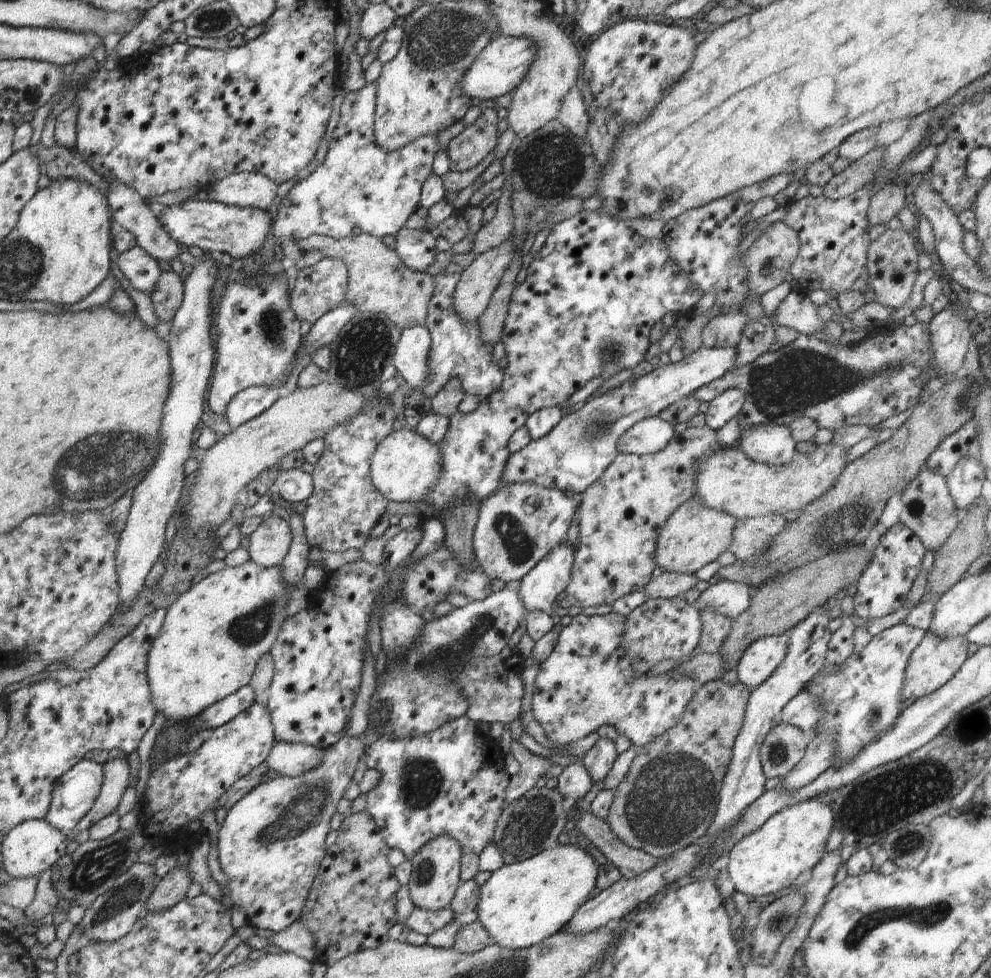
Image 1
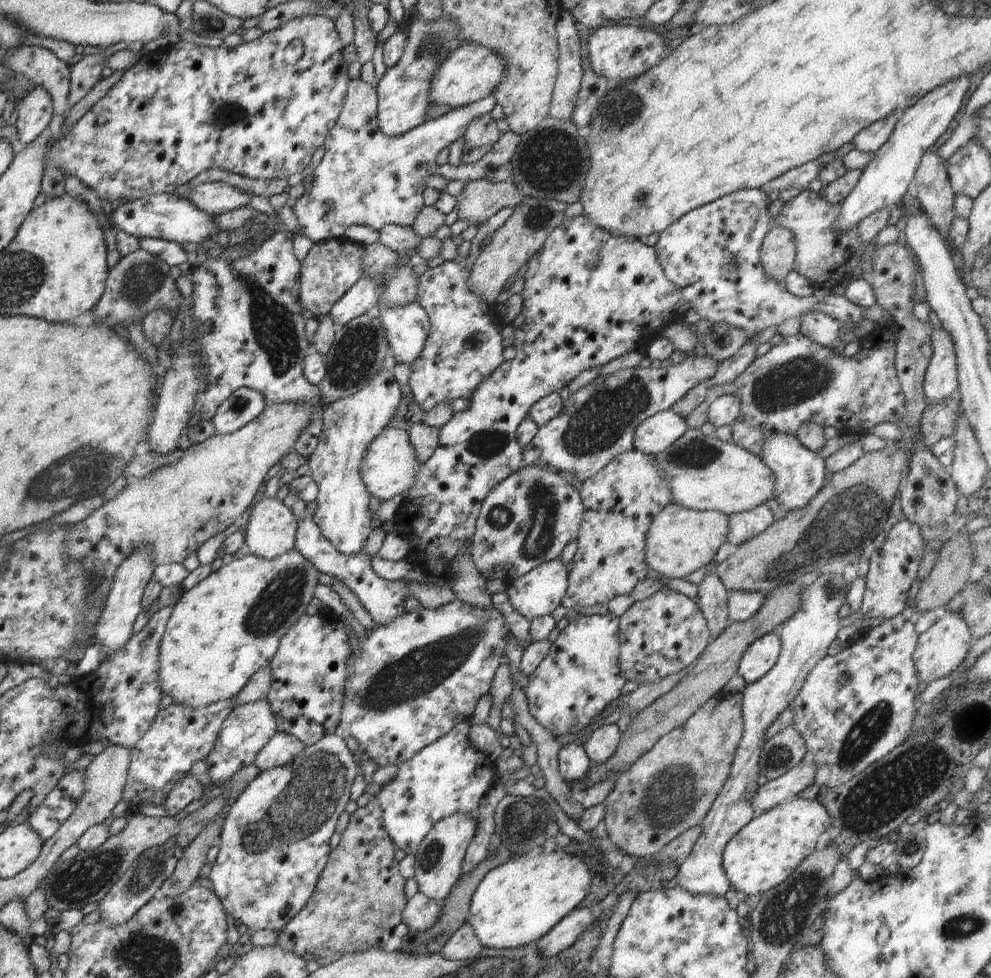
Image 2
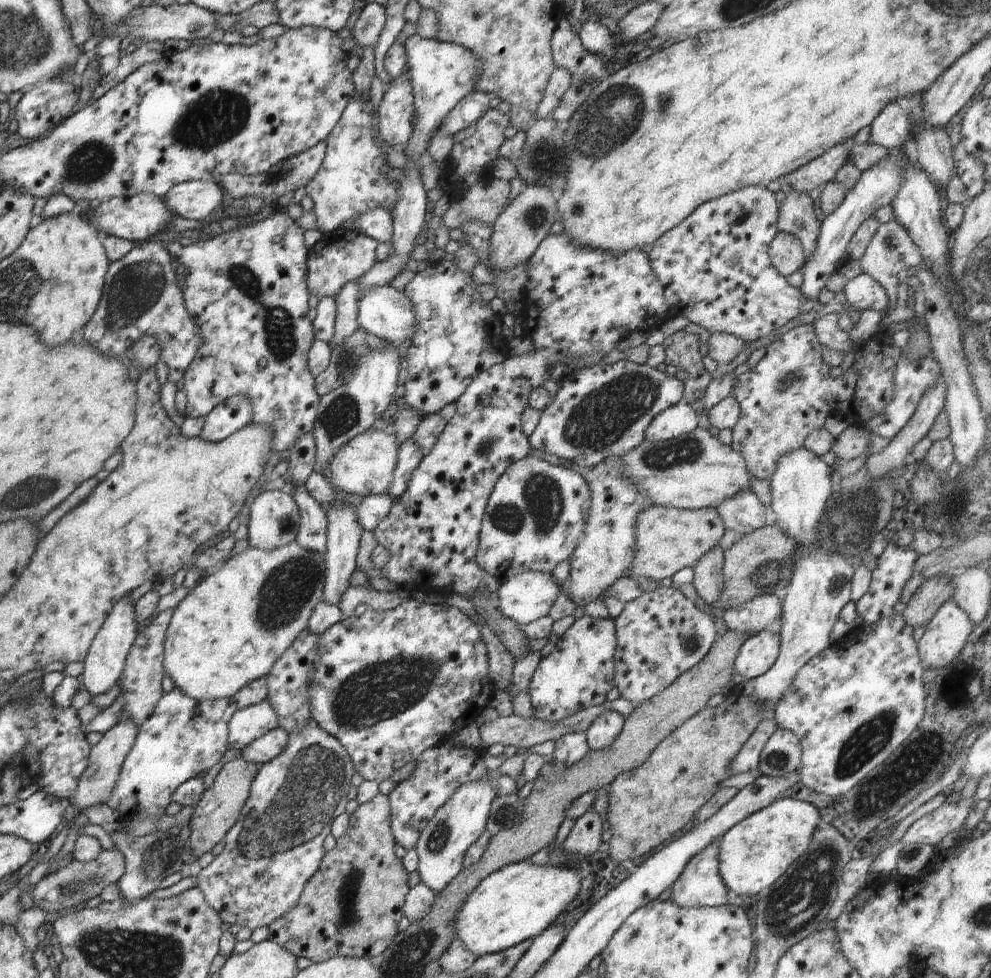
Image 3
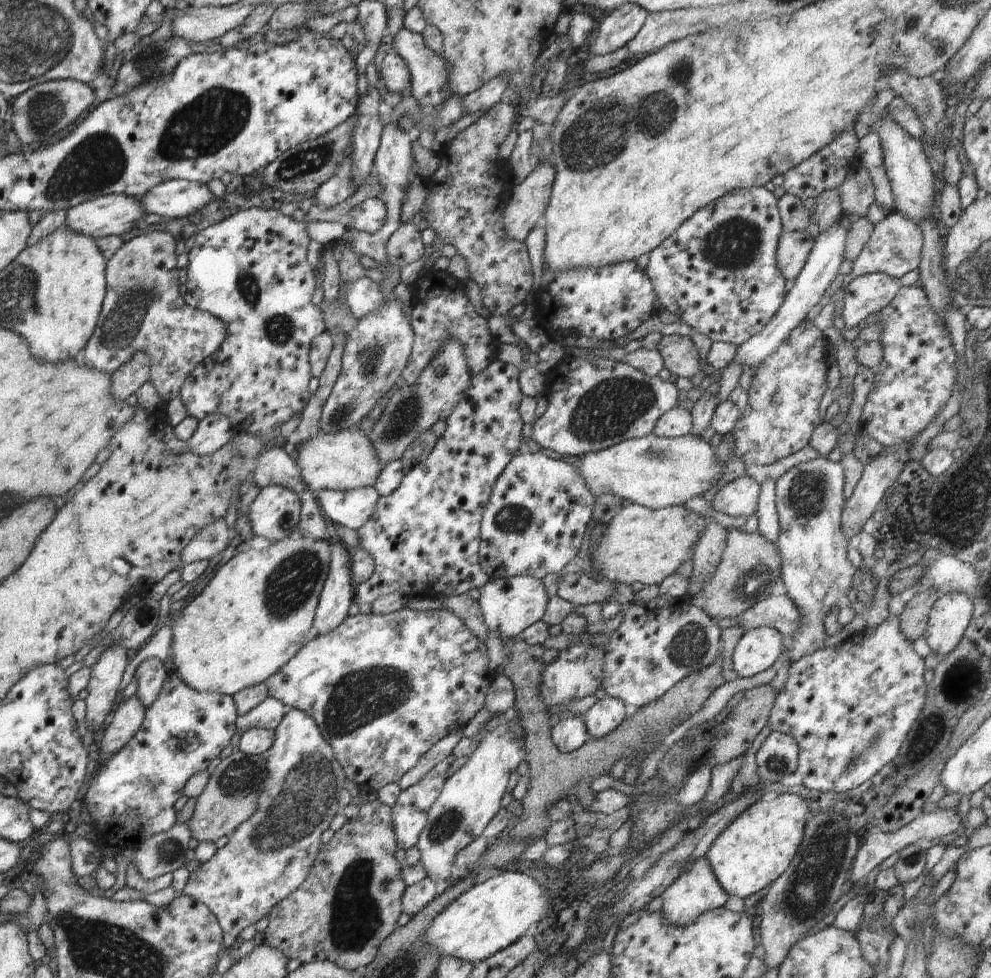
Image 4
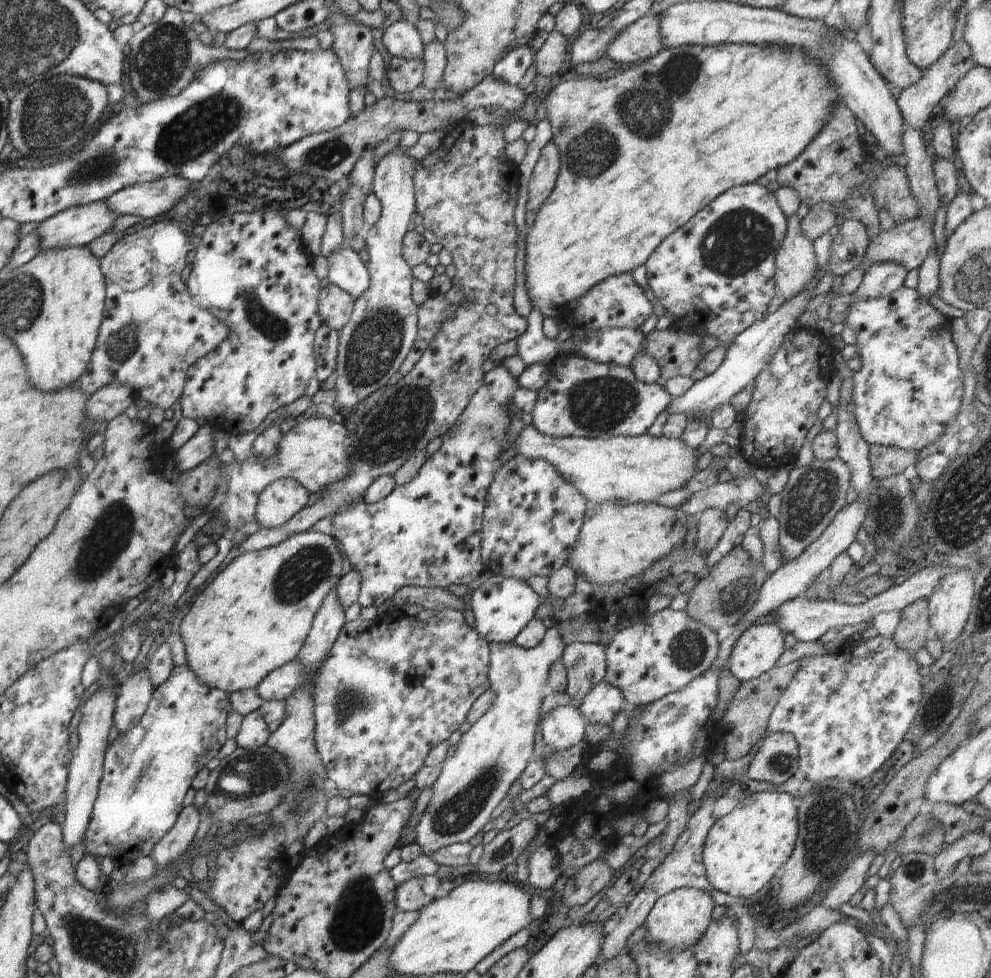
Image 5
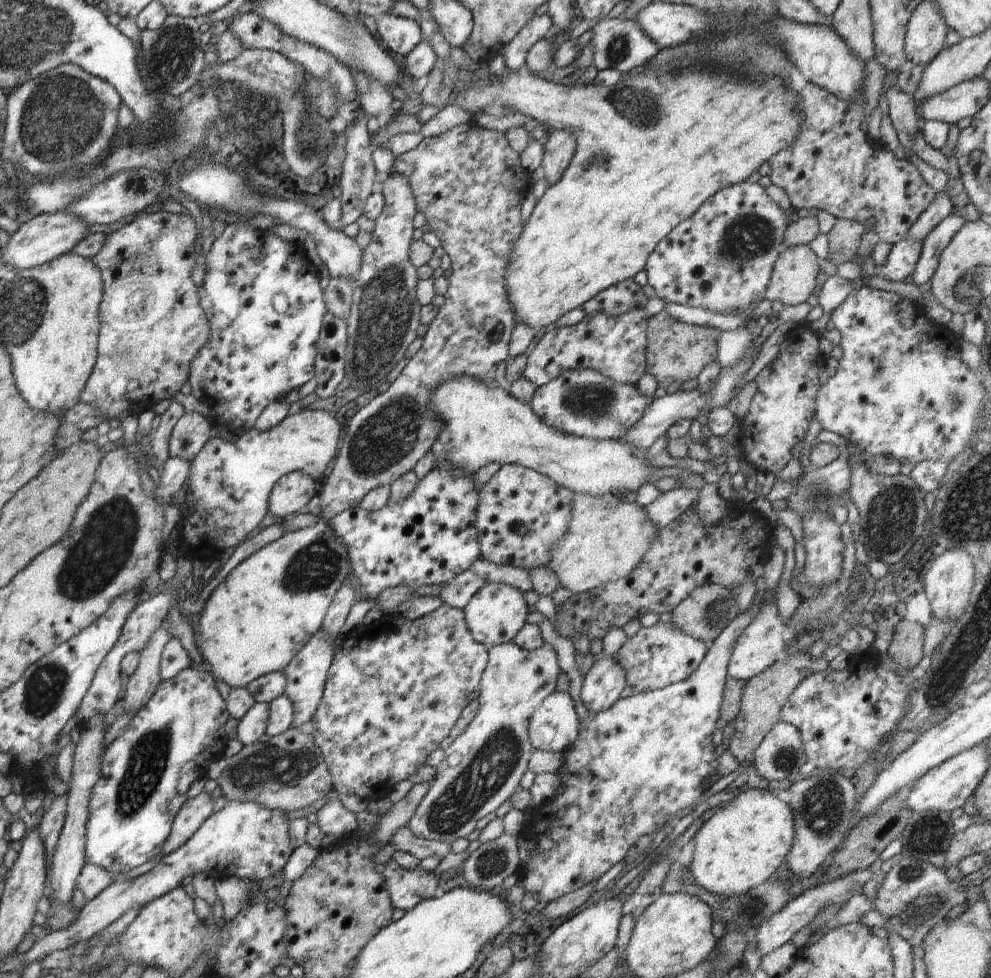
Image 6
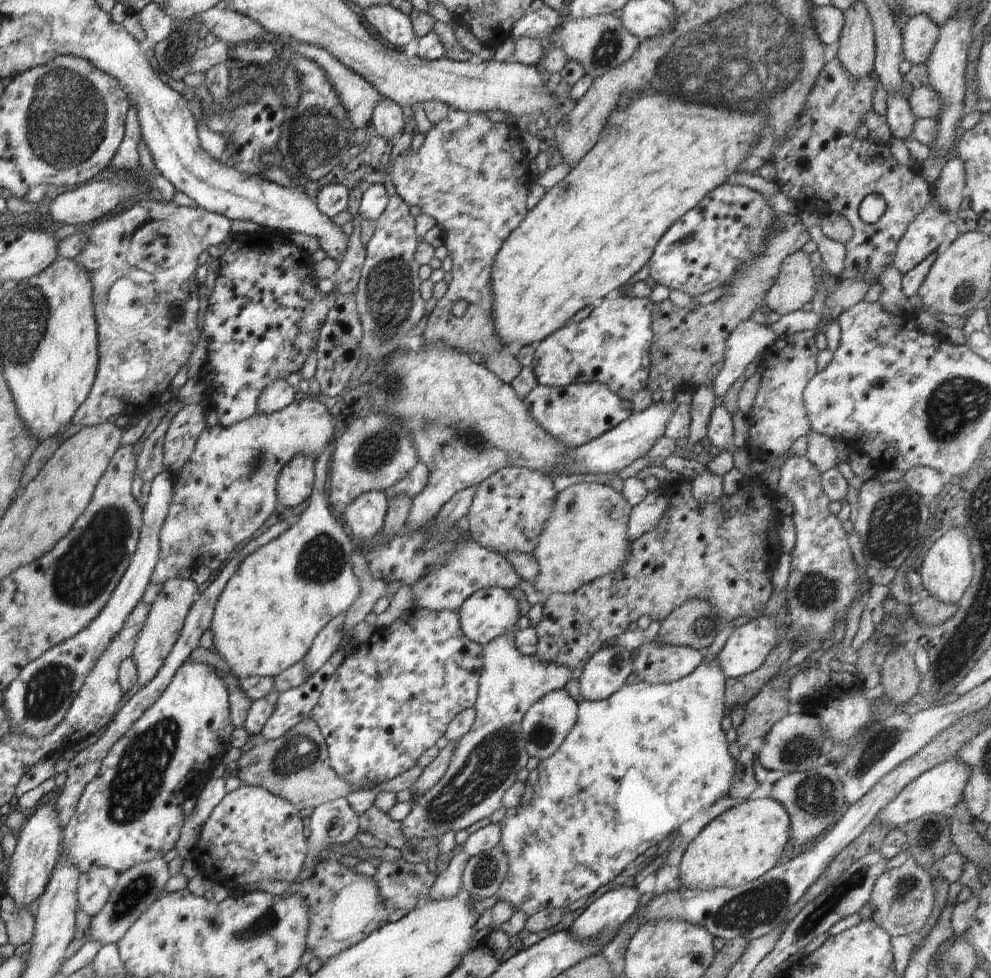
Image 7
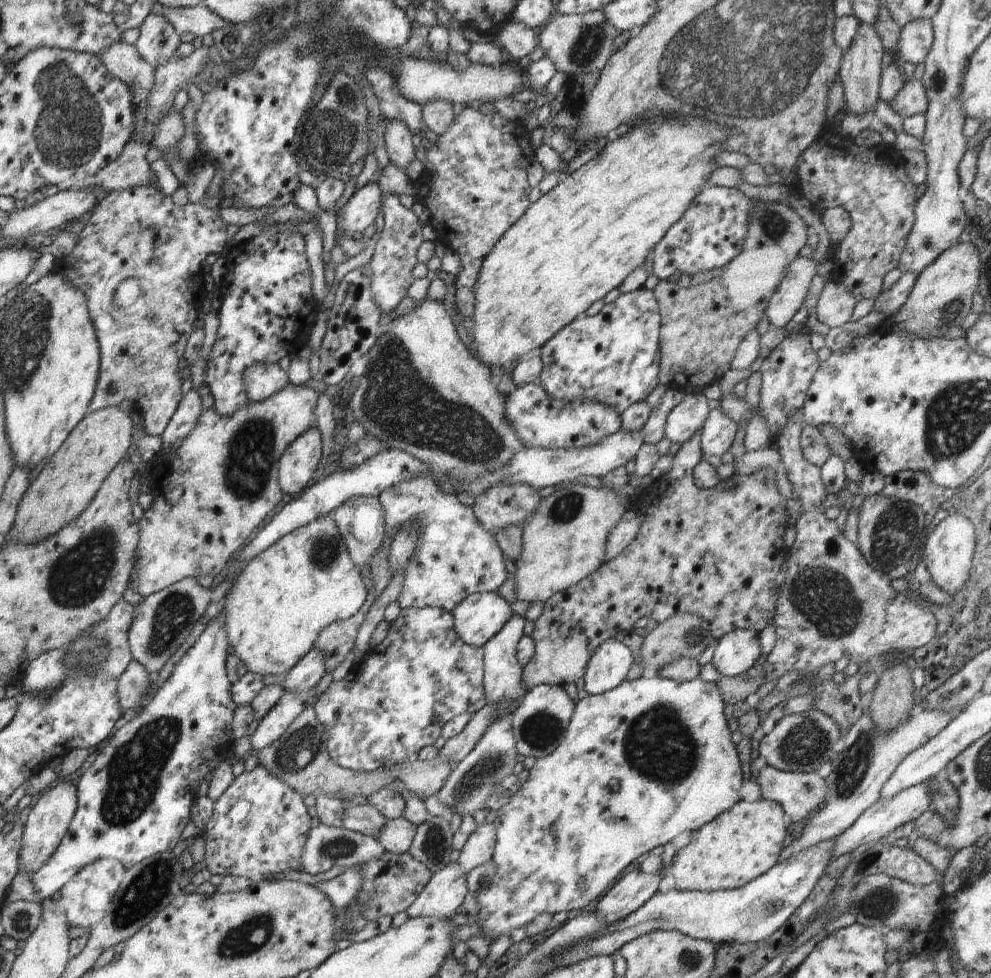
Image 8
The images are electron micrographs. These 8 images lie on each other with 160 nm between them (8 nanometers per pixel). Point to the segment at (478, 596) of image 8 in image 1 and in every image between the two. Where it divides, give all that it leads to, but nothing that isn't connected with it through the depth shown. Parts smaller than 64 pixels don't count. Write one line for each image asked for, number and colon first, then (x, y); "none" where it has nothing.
1: (542, 588)
2: (536, 594)
3: (526, 597)
4: (509, 605)
5: (502, 606)
6: (494, 615)
7: (489, 613)

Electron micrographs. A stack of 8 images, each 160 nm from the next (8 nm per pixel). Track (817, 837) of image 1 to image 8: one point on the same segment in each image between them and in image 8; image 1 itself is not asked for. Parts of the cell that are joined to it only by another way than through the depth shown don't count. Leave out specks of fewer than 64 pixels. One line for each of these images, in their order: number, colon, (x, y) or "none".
2: (773, 844)
3: (753, 854)
4: (758, 846)
5: (743, 849)
6: (740, 847)
7: (739, 846)
8: (737, 846)

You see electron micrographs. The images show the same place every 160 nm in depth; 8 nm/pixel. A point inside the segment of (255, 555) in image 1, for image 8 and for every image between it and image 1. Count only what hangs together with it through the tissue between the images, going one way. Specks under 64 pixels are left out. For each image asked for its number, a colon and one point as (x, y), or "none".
2: (271, 531)
3: (274, 519)
4: (275, 514)
5: (282, 499)
6: (293, 491)
7: (295, 483)
8: (298, 462)

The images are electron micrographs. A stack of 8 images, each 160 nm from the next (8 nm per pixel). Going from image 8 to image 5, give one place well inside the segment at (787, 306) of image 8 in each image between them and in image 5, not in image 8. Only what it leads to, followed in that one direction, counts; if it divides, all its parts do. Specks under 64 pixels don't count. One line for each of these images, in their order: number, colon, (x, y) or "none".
5: (796, 265)
6: (794, 274)
7: (795, 286)

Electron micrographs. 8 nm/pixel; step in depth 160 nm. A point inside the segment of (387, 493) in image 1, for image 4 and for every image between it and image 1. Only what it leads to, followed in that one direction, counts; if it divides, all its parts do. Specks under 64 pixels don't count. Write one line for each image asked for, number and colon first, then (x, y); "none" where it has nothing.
2: (390, 467)
3: (365, 465)
4: (343, 461)

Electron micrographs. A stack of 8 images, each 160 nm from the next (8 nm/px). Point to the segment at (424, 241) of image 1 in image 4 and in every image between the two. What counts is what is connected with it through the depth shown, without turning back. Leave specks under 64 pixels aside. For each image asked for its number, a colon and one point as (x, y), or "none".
2: (402, 240)
3: (378, 224)
4: (370, 216)

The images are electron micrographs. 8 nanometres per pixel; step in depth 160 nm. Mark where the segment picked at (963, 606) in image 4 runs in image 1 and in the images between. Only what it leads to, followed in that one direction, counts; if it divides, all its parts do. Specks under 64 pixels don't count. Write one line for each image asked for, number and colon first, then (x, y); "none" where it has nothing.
1: (935, 660)
2: (940, 650)
3: (943, 639)

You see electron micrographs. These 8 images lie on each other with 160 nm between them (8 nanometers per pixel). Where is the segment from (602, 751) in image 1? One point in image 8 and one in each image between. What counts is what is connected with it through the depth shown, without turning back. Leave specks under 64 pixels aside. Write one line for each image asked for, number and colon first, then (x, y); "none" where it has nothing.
2: (601, 745)
3: (608, 725)
4: (608, 714)
5: (604, 701)
6: (605, 680)
7: (606, 672)
8: (608, 666)

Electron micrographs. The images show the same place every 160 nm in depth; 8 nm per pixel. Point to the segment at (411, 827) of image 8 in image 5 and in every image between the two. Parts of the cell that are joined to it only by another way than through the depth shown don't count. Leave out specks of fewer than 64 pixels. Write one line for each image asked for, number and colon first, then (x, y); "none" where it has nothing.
5: (491, 756)
6: (482, 768)
7: (486, 762)

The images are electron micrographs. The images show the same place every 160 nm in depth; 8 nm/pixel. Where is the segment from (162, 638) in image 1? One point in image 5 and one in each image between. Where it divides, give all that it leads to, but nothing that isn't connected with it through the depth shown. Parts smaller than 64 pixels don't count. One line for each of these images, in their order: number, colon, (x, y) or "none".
2: (221, 631)
3: (229, 630)
4: (256, 613)
5: (255, 615)

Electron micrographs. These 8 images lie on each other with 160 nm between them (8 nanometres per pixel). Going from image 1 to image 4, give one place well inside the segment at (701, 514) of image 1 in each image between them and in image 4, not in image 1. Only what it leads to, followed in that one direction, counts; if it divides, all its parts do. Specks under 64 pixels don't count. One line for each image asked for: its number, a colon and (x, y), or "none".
2: (680, 540)
3: (667, 540)
4: (640, 544)

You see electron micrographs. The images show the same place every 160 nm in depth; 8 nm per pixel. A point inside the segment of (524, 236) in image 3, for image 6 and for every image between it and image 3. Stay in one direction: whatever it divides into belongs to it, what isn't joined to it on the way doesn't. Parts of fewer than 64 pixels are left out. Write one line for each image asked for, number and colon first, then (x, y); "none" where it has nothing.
4: (529, 199)
5: (544, 174)
6: (559, 150)

